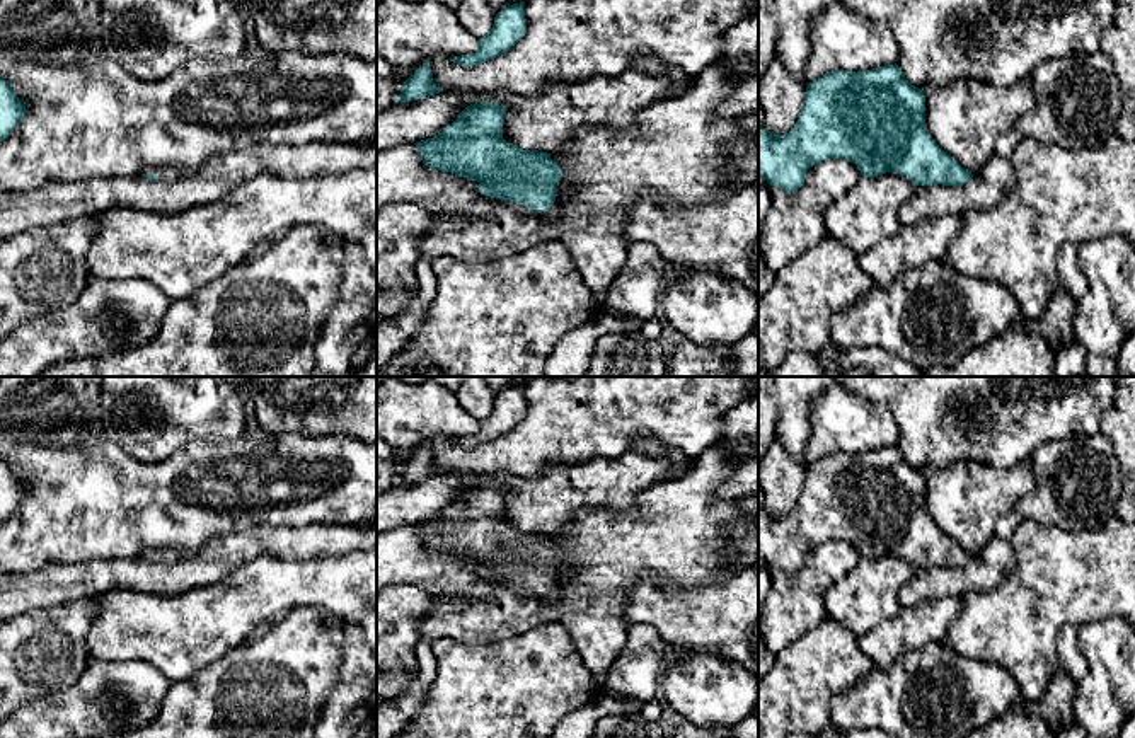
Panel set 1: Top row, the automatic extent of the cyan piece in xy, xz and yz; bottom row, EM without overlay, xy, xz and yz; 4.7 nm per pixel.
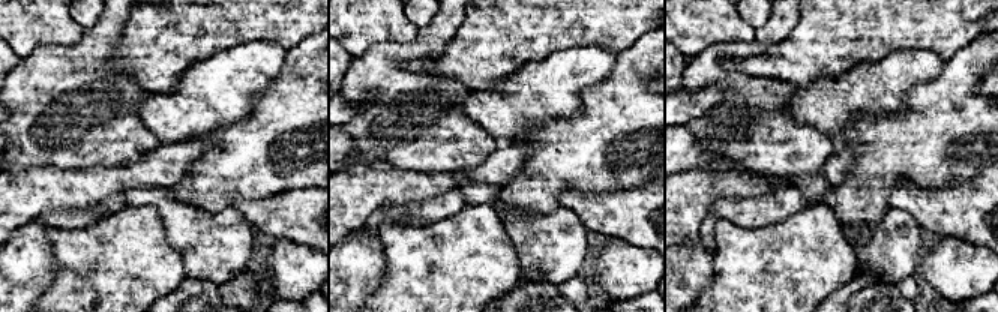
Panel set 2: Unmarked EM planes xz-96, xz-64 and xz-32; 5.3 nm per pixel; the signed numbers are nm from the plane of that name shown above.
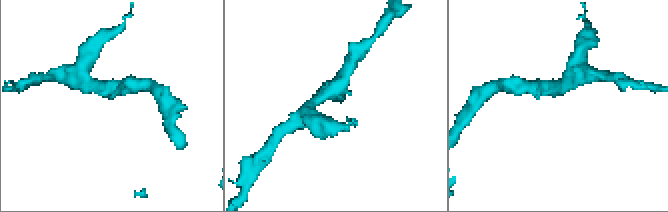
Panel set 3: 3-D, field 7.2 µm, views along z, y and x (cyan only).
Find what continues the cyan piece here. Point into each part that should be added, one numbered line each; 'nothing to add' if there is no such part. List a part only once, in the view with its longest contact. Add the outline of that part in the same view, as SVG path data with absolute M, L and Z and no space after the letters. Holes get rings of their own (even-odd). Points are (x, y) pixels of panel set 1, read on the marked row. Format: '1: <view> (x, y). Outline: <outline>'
1: xy (166, 174). Outline: M153 167L153 169L147 169L143 174L157 176L158 182L174 182L181 177L179 172L170 167Z

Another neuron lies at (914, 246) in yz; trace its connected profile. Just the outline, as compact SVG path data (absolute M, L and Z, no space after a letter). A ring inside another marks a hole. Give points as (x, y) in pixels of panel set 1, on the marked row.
M958 215L902 225L896 234L859 256L862 271L876 286L888 288L907 269L944 261L959 227L961 216Z

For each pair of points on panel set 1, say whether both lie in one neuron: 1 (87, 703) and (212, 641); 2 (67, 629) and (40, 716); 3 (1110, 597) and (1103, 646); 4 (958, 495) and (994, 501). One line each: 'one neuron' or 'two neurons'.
1: two neurons
2: two neurons
3: two neurons
4: one neuron

